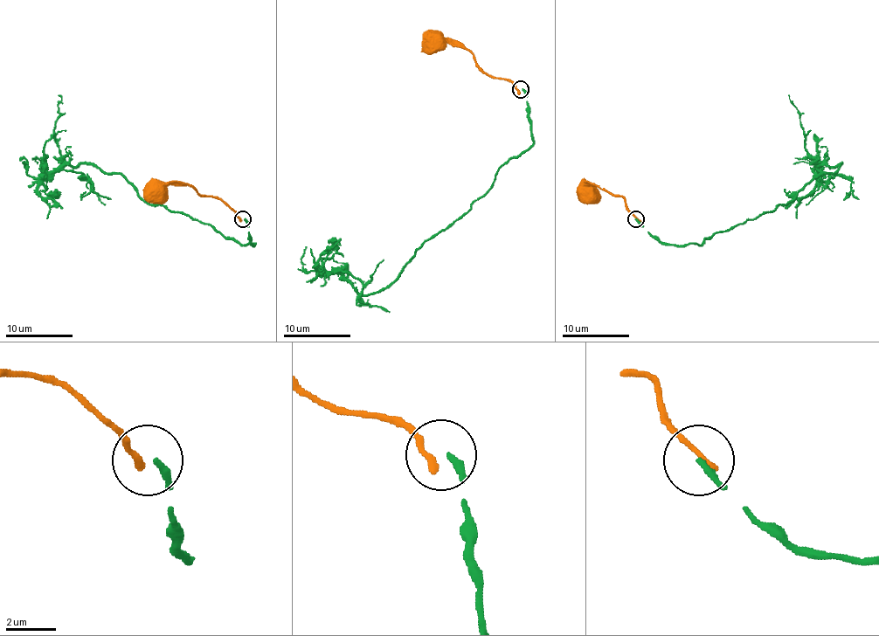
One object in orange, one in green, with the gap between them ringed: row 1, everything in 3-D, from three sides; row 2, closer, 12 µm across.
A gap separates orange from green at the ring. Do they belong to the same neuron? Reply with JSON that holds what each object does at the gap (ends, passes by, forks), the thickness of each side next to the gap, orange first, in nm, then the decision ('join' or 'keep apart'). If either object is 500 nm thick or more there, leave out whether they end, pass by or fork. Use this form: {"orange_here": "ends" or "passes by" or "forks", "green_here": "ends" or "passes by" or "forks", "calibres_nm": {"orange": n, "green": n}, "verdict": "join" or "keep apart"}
{"orange_here": "ends", "green_here": "ends", "calibres_nm": {"orange": 280, "green": 260}, "verdict": "keep apart"}

